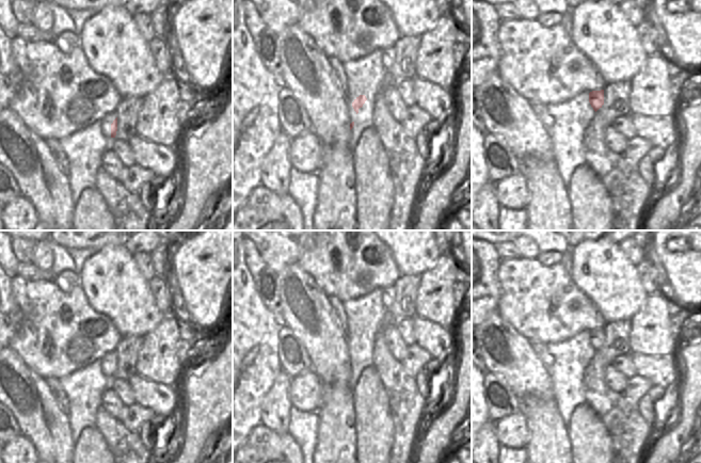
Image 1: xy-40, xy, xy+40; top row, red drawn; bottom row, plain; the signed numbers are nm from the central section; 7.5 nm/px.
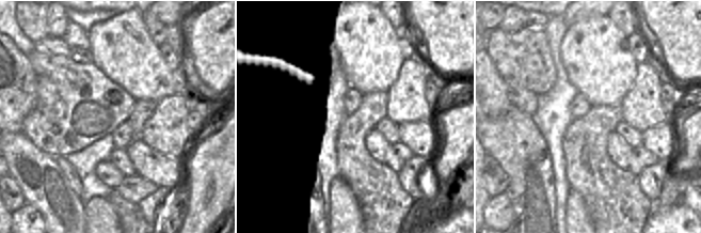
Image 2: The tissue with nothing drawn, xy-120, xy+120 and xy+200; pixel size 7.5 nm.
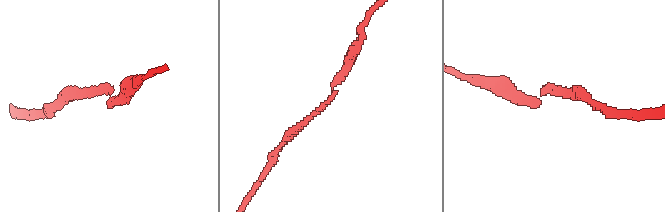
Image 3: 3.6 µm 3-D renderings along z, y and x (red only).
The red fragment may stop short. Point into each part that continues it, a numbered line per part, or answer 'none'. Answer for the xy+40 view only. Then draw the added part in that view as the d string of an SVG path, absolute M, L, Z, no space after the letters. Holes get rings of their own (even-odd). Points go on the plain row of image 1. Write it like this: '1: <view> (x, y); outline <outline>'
none

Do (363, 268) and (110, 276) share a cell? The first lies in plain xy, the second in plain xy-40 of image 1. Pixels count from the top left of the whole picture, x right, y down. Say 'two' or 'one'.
one

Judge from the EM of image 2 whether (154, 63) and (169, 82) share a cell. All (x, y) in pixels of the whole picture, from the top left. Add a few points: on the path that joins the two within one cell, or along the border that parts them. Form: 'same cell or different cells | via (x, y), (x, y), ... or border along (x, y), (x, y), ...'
same cell | via (154, 67), (164, 78)

